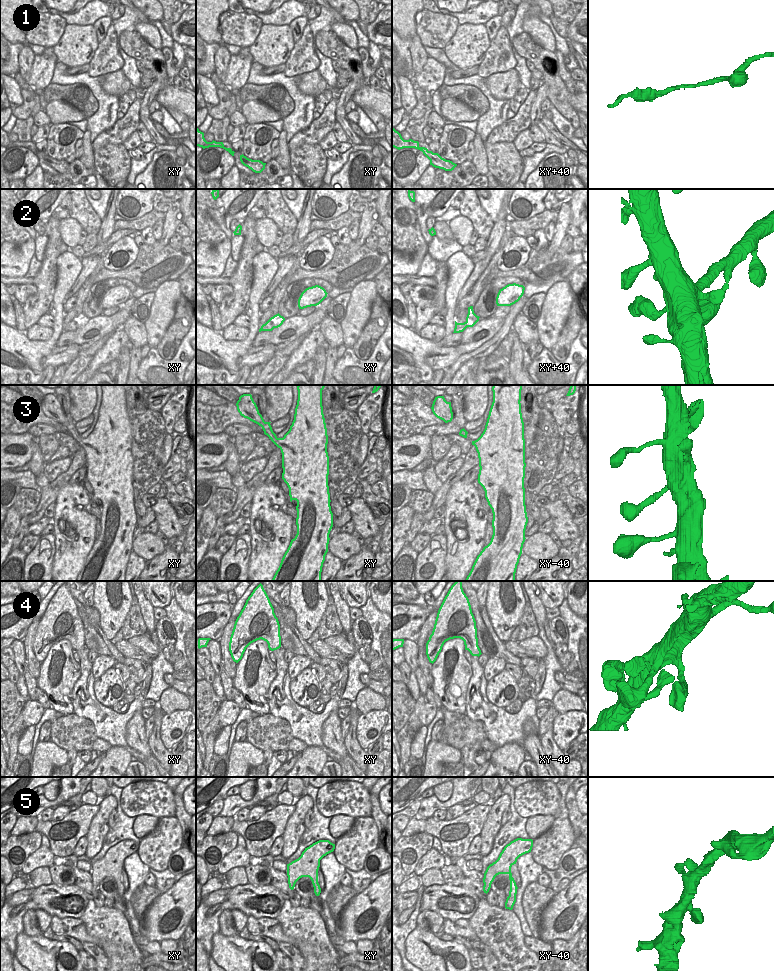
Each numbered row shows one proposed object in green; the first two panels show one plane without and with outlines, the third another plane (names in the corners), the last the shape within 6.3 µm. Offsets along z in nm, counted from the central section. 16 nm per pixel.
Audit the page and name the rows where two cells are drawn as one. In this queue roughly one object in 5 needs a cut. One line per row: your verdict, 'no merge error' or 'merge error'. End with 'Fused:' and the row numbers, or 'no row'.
1: no merge error
2: no merge error
3: no merge error
4: no merge error
5: no merge error
Fused: no row

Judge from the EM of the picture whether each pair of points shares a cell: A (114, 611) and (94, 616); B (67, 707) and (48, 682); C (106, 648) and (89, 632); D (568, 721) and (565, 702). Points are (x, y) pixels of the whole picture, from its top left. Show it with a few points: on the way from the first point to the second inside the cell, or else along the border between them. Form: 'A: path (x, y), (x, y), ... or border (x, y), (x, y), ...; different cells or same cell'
A: border (93, 606), (99, 614), (100, 624); different cells
B: path (66, 701), (53, 688); same cell
C: path (102, 645), (93, 636); same cell
D: border (577, 710), (568, 710), (559, 714); different cells

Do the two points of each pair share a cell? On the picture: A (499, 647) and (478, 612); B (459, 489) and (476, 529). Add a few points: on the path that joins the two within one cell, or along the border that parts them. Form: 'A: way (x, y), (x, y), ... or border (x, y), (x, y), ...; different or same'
A: way (491, 638), (489, 631), (482, 621); same
B: way (469, 498), (474, 507), (474, 519); same

